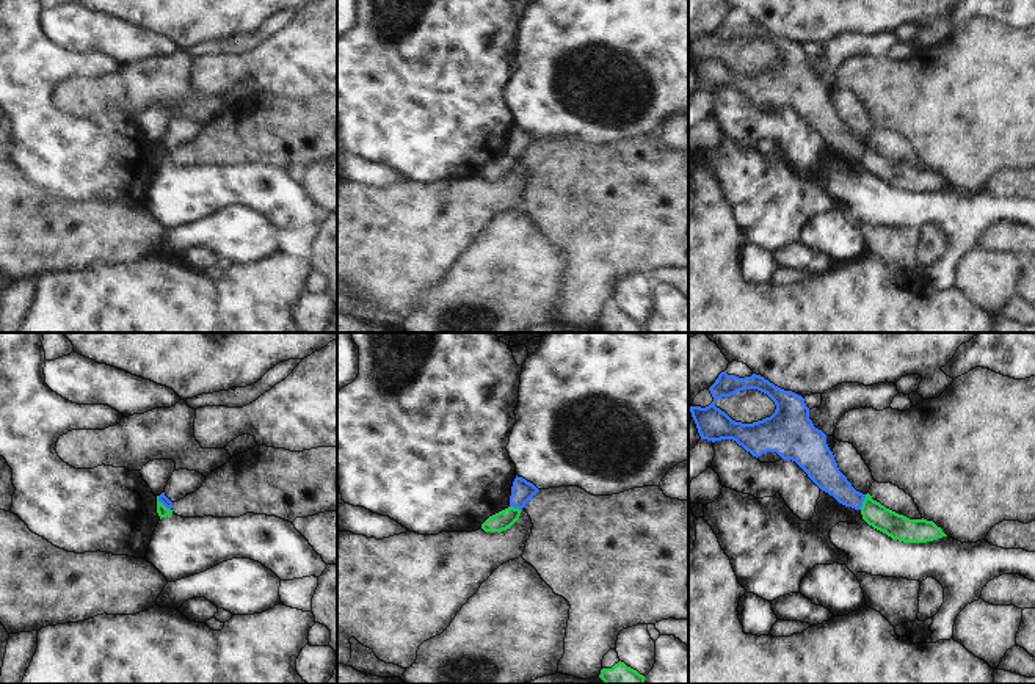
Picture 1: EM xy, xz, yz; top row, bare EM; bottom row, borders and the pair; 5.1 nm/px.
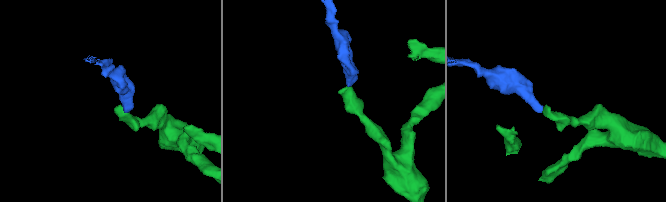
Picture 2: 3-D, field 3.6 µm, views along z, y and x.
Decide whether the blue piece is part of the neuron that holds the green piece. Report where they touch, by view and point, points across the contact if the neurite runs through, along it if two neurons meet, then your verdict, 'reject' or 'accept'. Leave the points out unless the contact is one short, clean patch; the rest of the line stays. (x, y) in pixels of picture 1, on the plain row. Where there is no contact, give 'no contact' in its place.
meets green in yz at (863, 151); border along yz (866, 143), (860, 157); reject

